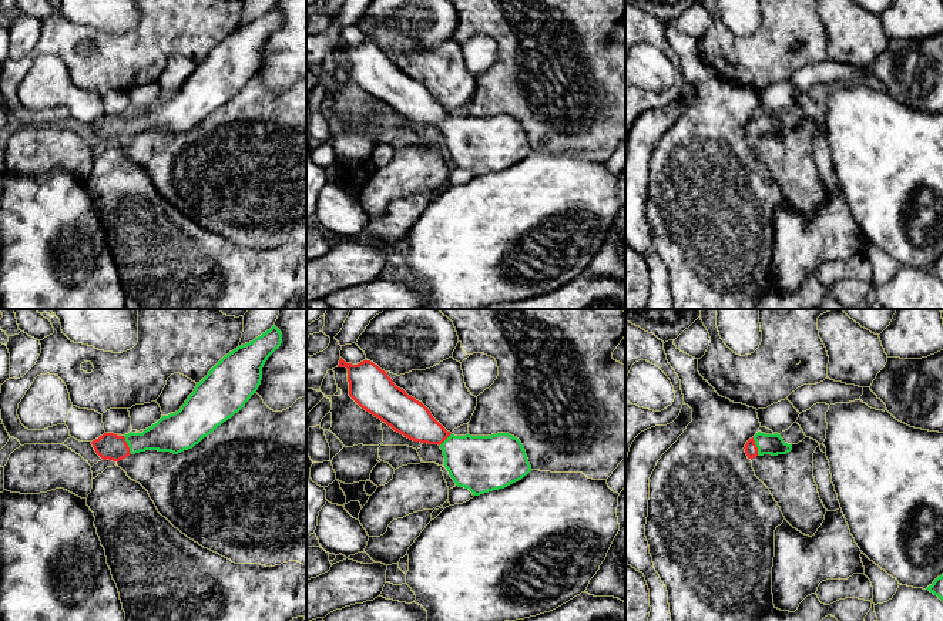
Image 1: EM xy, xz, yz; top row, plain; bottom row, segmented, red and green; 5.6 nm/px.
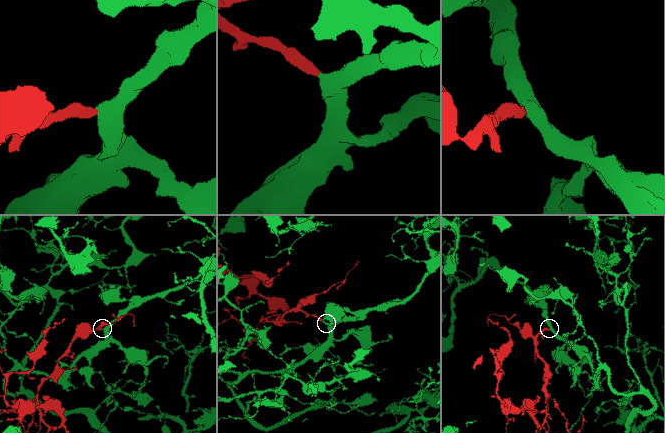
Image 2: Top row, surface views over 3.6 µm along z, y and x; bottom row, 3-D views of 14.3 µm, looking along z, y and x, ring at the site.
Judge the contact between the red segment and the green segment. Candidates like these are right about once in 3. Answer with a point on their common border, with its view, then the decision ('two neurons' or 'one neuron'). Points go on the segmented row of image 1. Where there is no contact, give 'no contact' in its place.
xy (127, 445) | one neuron

